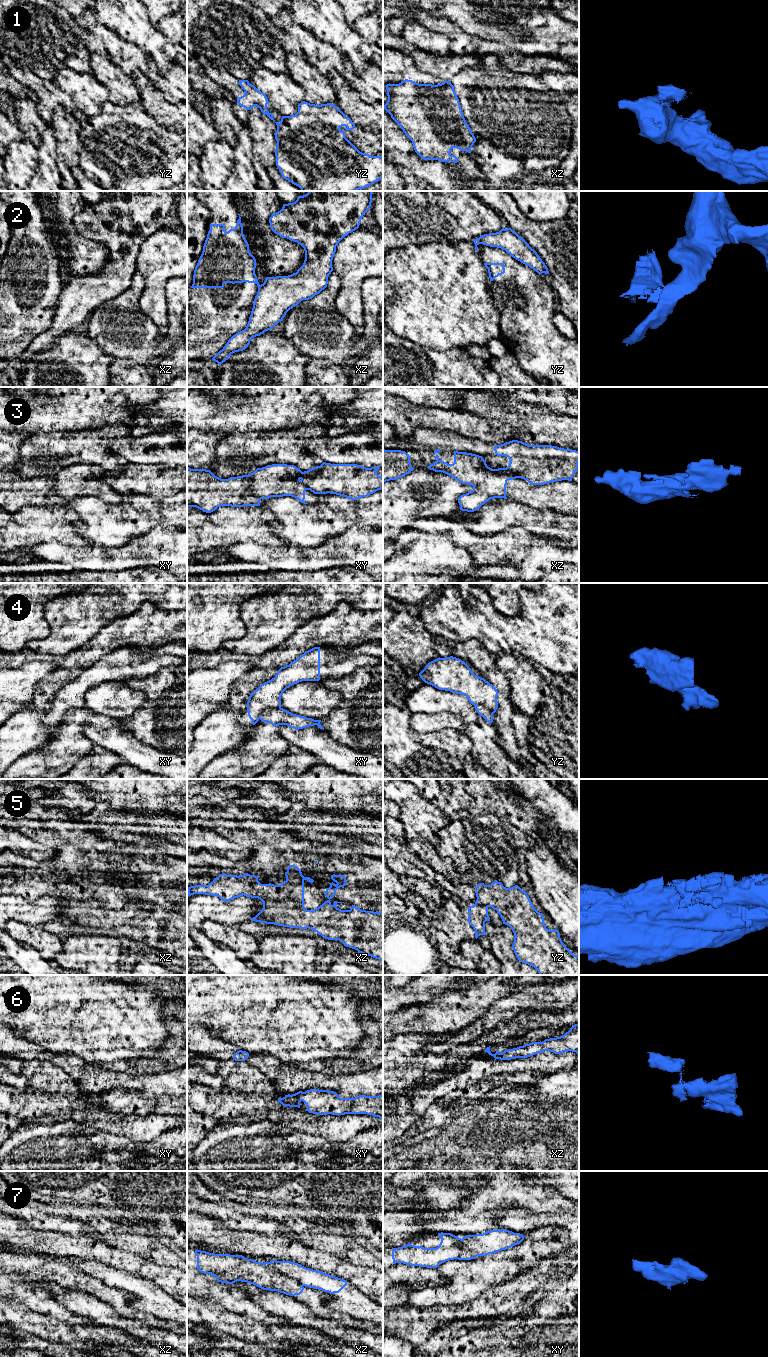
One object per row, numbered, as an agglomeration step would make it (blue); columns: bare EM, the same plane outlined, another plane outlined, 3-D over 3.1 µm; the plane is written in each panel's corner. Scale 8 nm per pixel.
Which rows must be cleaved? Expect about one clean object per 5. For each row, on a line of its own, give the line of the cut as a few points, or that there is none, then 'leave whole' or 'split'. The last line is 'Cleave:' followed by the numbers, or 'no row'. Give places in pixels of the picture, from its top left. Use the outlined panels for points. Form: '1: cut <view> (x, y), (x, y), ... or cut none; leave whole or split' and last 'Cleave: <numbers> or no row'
1: cut yz (279, 123), (277, 128); split
2: cut xz (260, 285), (258, 288); split
3: cut xy (320, 466), (315, 473), (303, 475), (300, 478); split
4: cut xy (280, 706), (266, 708), (258, 718); split
5: cut yz (474, 904), (487, 907); split
6: cut xy (302, 1092), (292, 1095); split
7: cut xz (267, 1262), (281, 1272), (297, 1279), (303, 1285); split
Cleave: 1, 2, 3, 4, 5, 6, 7

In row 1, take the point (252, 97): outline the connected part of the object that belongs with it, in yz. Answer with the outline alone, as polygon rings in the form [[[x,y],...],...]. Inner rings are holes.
[[[239,80],[239,85],[245,91],[244,95],[237,98],[237,103],[247,110],[251,110],[254,106],[257,106],[263,114],[266,114],[271,120],[273,120],[277,128],[279,122],[276,122],[273,118],[273,114],[267,109],[267,104],[270,103],[266,95],[259,91],[254,85],[250,84],[248,80]]]

